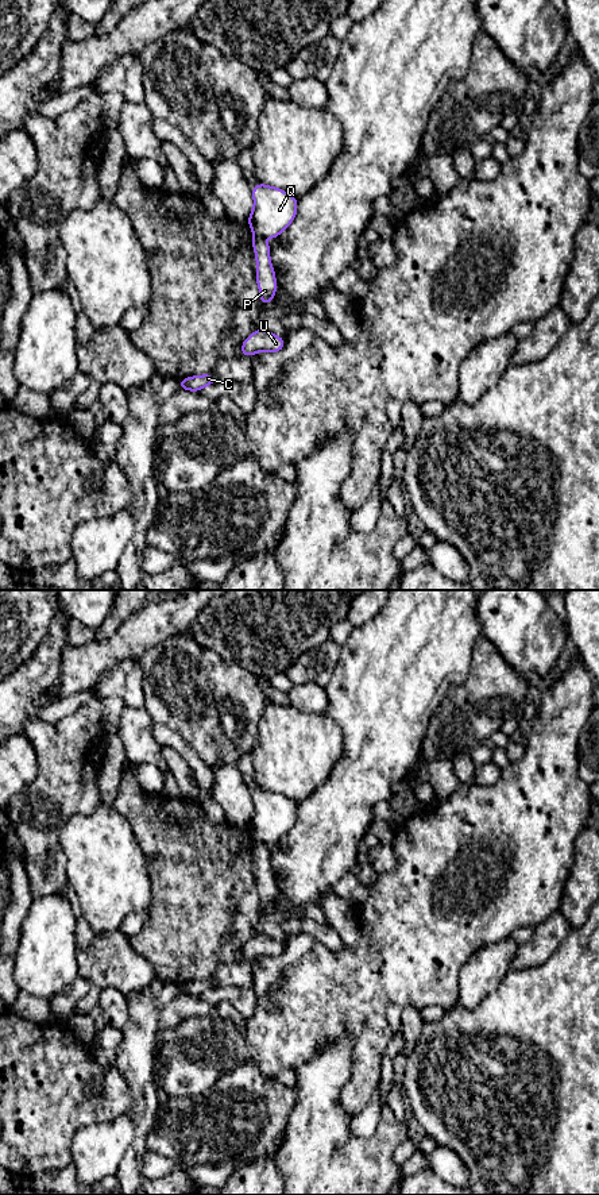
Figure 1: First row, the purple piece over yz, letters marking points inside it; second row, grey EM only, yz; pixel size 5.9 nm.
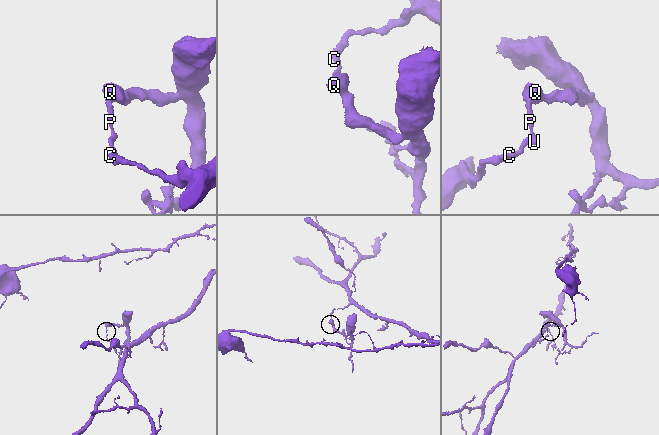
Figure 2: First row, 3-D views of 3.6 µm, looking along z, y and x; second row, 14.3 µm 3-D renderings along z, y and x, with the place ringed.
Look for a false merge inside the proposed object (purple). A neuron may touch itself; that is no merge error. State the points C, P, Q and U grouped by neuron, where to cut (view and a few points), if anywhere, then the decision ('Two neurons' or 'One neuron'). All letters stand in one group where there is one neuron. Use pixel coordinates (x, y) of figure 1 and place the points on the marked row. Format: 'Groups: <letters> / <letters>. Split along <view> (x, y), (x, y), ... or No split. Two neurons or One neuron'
Groups: C P U / Q. Split along yz (254, 235), (261, 235), (265, 239). Two neurons

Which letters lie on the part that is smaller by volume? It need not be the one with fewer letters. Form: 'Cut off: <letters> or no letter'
Cut off: Q

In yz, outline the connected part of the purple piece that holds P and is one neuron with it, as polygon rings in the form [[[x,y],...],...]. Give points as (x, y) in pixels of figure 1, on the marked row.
[[[254,236],[252,243],[256,257],[256,282],[259,286],[260,302],[268,304],[277,292],[275,271],[270,261],[270,246],[263,236]]]

